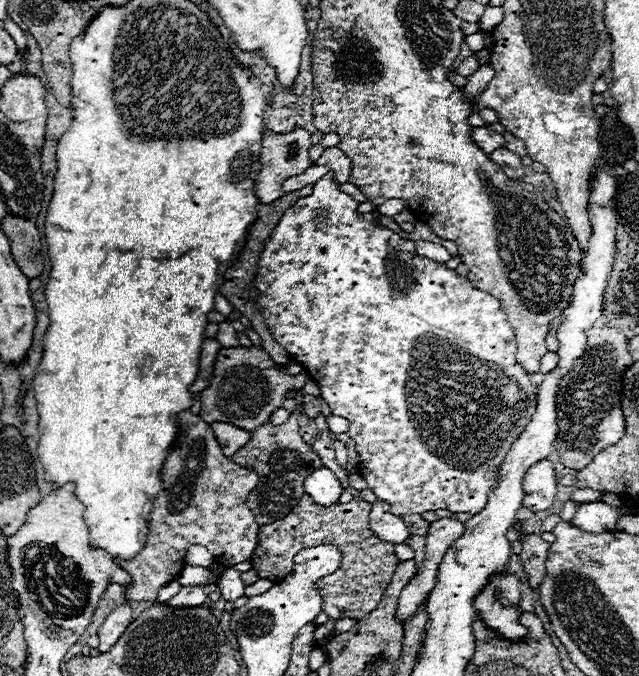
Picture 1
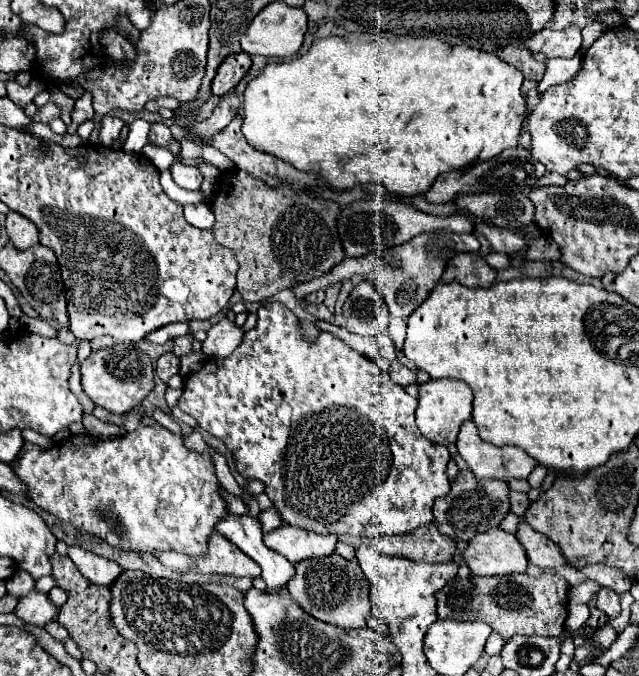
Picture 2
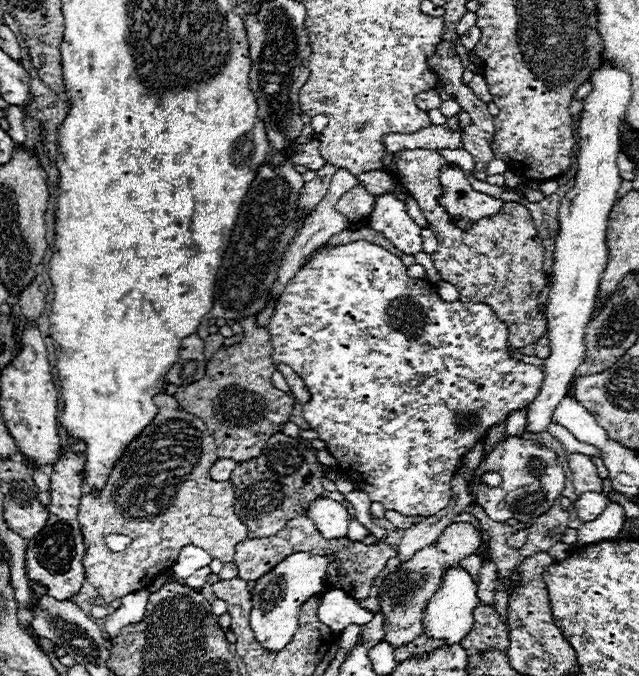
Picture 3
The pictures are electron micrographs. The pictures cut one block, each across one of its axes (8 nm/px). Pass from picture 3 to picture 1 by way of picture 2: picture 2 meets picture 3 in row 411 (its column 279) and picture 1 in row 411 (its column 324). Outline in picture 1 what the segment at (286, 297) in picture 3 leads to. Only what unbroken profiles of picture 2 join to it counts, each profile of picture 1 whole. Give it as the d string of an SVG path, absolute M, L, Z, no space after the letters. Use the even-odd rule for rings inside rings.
M334 172L324 174L312 186L314 192L306 198L300 198L292 208L288 208L288 212L284 212L284 216L280 218L280 224L276 224L272 240L268 240L258 260L258 272L254 280L258 290L258 308L274 340L304 366L306 374L314 382L320 384L320 394L332 414L348 420L346 434L356 440L356 450L360 456L358 474L366 480L368 488L378 496L378 500L390 502L396 516L422 514L434 508L468 512L474 516L484 510L488 492L498 478L498 466L506 458L512 442L524 432L536 408L536 386L530 382L528 372L524 372L524 368L516 362L514 332L508 326L506 316L500 310L500 302L494 296L474 288L474 284L466 276L458 276L456 270L448 268L444 262L418 256L414 241L400 238L390 228L378 224L374 212L360 214L360 202L340 192L338 186L340 184L334 182Z

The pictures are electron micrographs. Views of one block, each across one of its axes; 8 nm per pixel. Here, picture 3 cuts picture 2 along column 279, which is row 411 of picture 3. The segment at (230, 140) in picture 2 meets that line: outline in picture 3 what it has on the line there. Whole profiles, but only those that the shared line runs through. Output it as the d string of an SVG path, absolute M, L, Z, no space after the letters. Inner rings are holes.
M156 394L154 404L158 406L158 414L154 420L126 446L124 456L114 464L108 474L106 486L98 496L94 492L84 492L78 508L78 524L84 538L84 574L86 580L96 588L100 598L110 604L114 598L122 598L126 594L138 592L146 588L148 580L154 574L160 574L176 562L176 556L184 544L196 544L204 548L212 558L220 562L234 560L234 546L242 542L248 534L246 526L234 514L234 488L230 482L214 482L208 474L216 458L214 438L208 434L202 420L188 414L174 396ZM124 534L130 536L132 542L124 552L110 552L104 544L104 536Z

